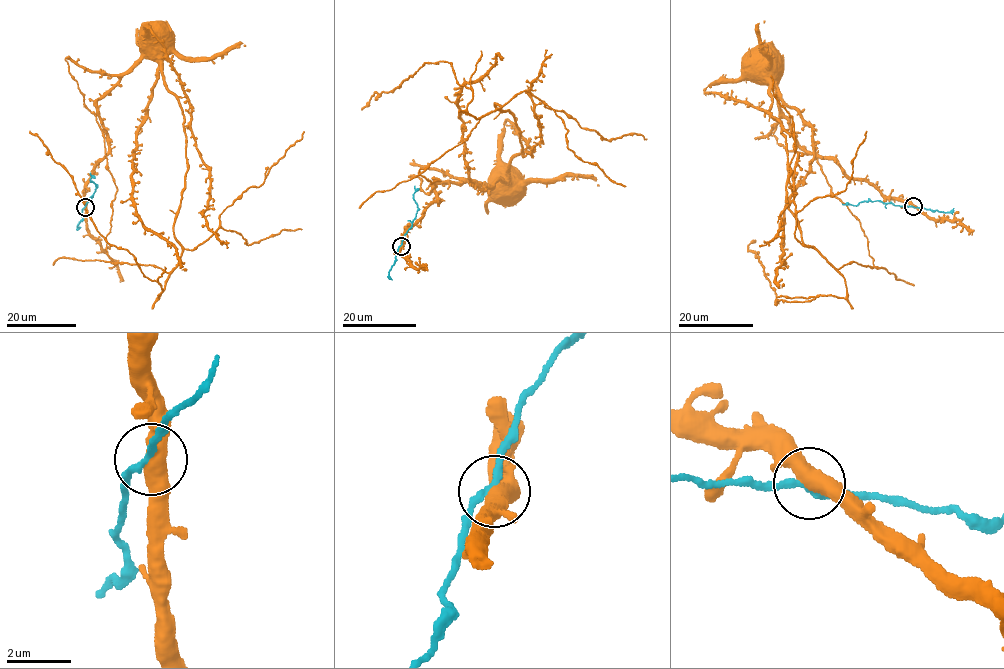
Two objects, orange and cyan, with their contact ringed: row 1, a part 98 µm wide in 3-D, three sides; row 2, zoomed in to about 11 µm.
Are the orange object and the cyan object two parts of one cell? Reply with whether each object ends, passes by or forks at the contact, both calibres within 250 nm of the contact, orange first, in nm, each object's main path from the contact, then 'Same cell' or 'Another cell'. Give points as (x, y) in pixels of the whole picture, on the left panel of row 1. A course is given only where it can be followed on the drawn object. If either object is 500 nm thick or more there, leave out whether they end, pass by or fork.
Thickness 500 nm (orange) against 190 nm. Course of orange: (85, 207), (84, 186), (96, 162), (108, 151), (97, 101), (109, 94), (141, 57), (156, 28). Course of cyan: (85, 207), (96, 187), (91, 181), (90, 173). Another cell

